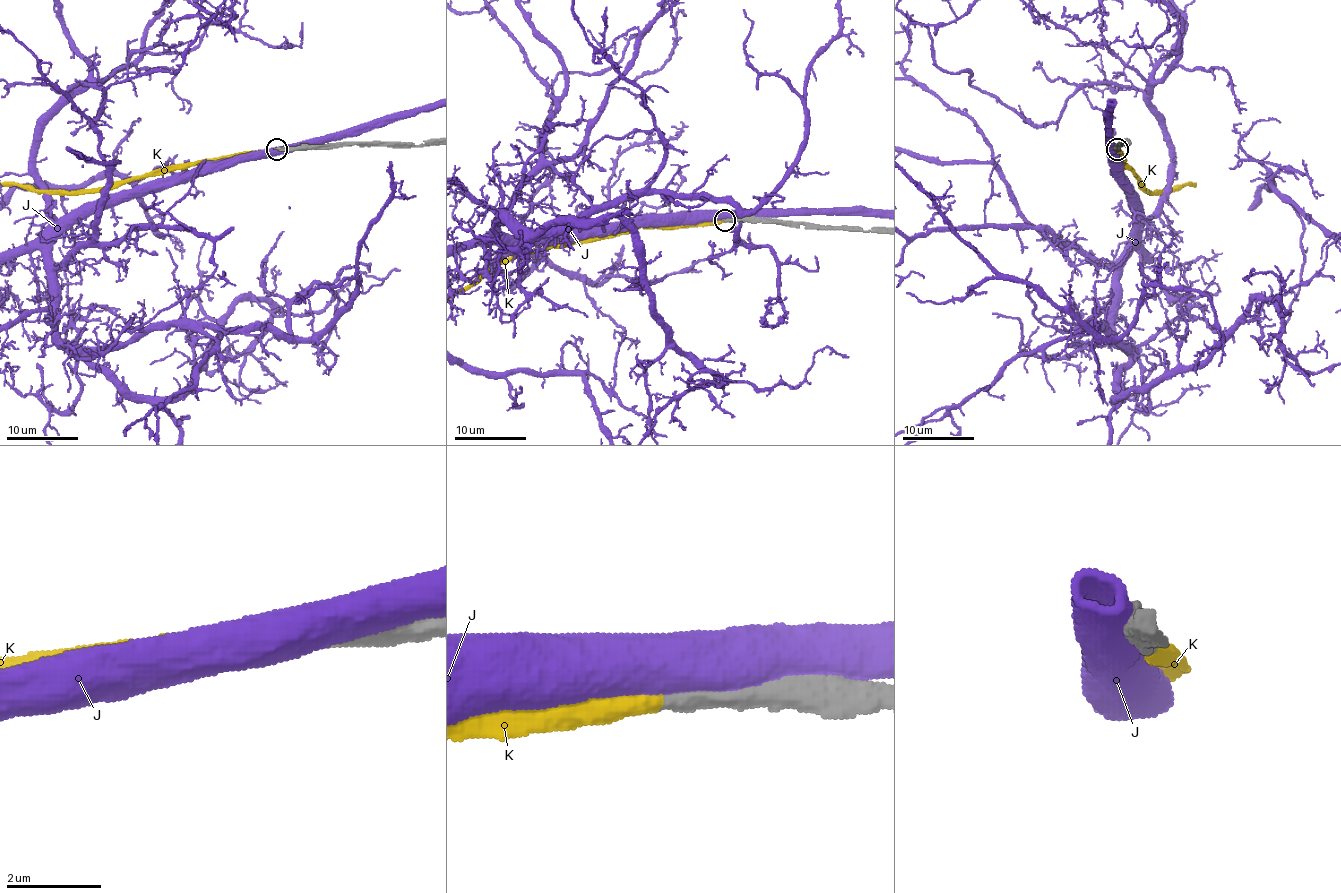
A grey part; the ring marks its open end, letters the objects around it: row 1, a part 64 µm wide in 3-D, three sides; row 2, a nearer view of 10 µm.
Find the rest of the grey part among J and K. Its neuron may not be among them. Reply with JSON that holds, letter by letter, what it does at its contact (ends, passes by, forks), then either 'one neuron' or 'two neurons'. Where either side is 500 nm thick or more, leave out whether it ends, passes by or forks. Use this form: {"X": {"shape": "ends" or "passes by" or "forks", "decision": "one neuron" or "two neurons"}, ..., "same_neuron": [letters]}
{"J": {"decision": "two neurons"}, "K": {"shape": "ends", "decision": "one neuron"}, "same_neuron": ["K"]}

